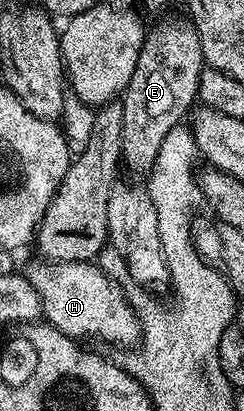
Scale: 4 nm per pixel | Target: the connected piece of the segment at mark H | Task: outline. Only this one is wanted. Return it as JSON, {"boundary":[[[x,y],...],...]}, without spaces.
{"boundary":[[[38,262],[24,272],[30,285],[40,294],[45,323],[66,336],[85,341],[85,336],[95,336],[106,344],[119,344],[122,350],[130,350],[142,339],[142,322],[134,313],[127,293],[117,279],[111,278],[94,262],[59,264]]]}

